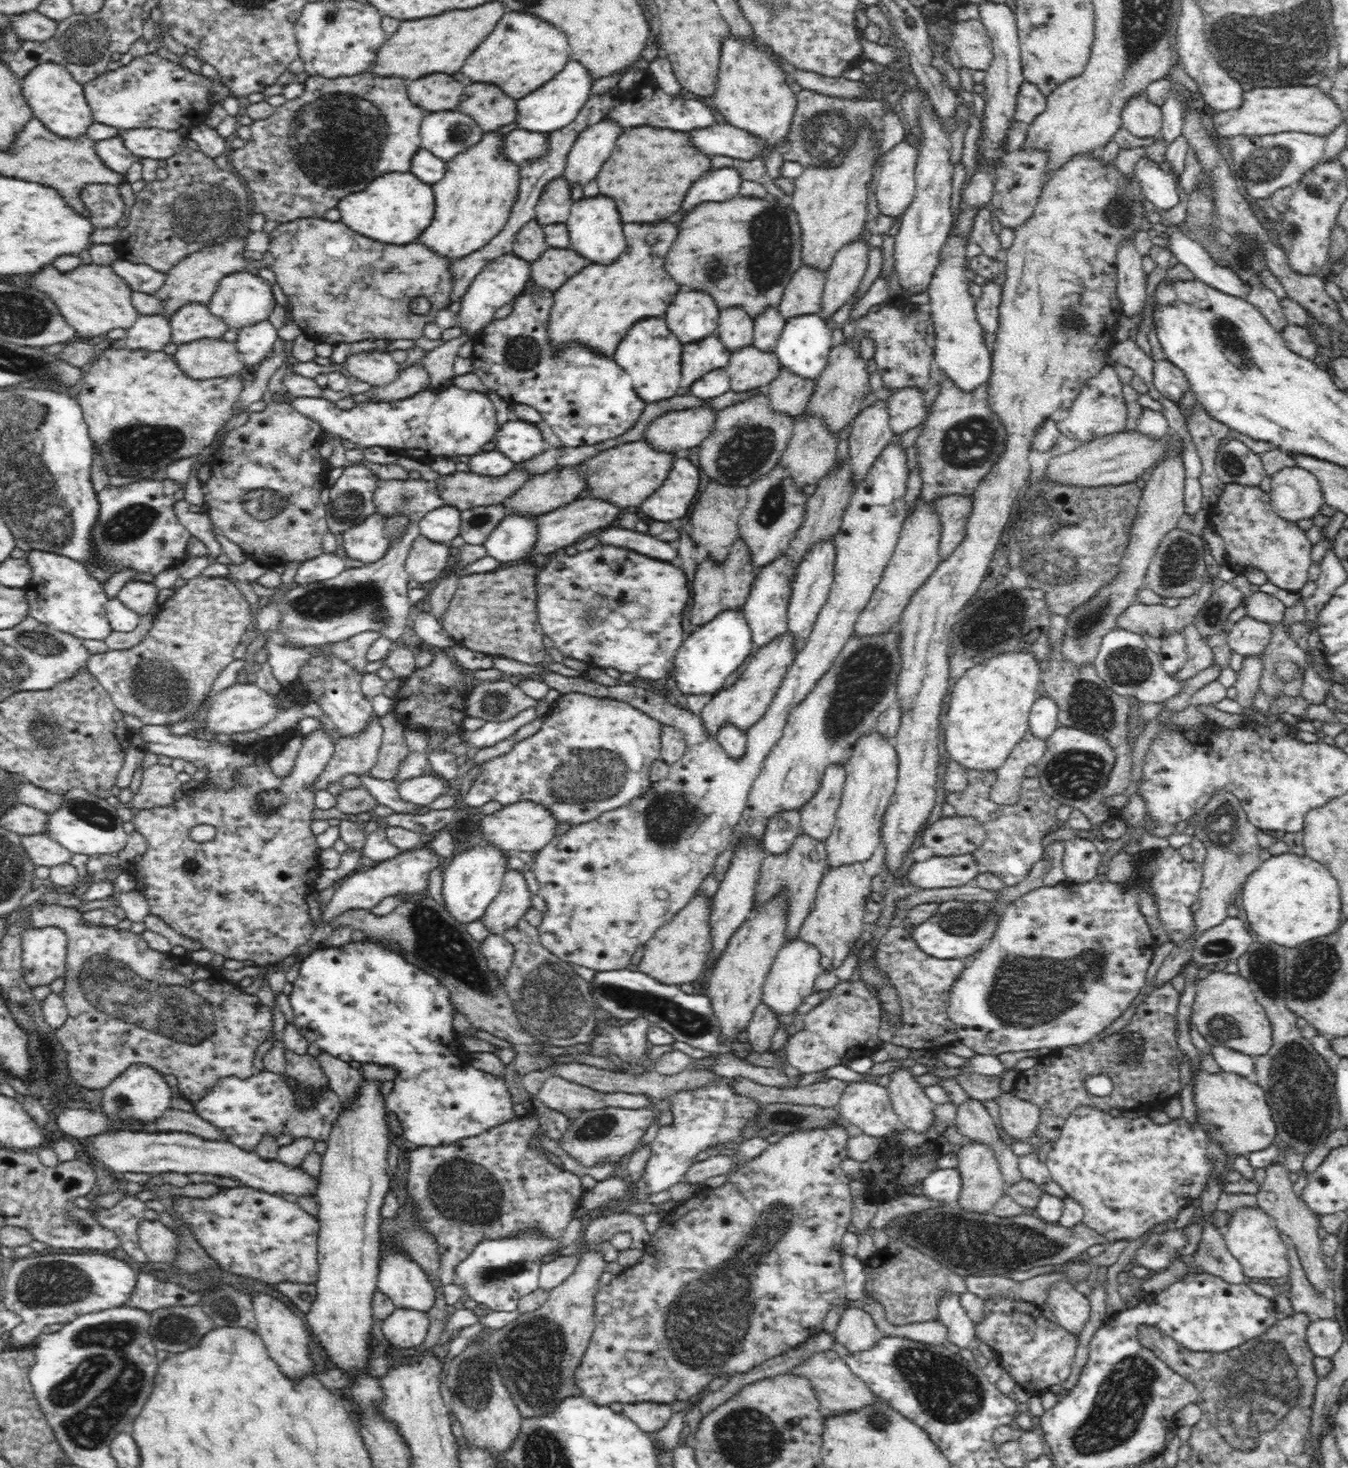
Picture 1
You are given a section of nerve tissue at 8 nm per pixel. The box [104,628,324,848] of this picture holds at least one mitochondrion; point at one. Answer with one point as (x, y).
(156, 683)

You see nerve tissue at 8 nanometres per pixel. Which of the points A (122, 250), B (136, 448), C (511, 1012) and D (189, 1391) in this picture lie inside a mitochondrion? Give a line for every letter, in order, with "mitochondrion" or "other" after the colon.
A: other
B: mitochondrion
C: mitochondrion
D: other

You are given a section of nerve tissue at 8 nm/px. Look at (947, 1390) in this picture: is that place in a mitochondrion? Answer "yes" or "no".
yes

